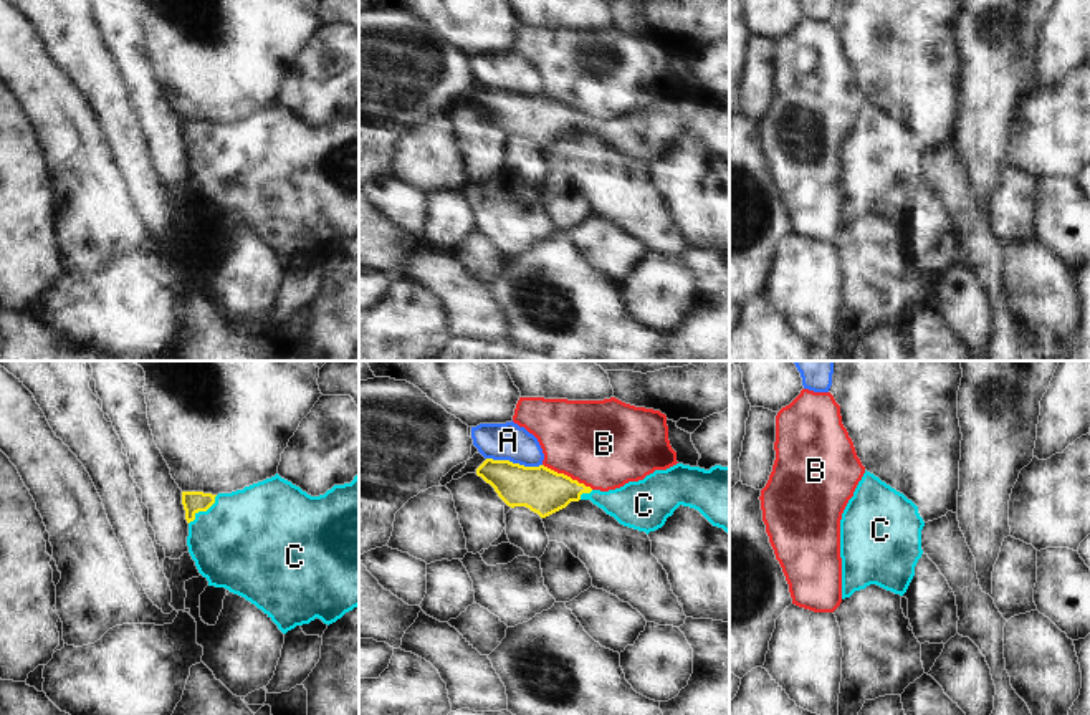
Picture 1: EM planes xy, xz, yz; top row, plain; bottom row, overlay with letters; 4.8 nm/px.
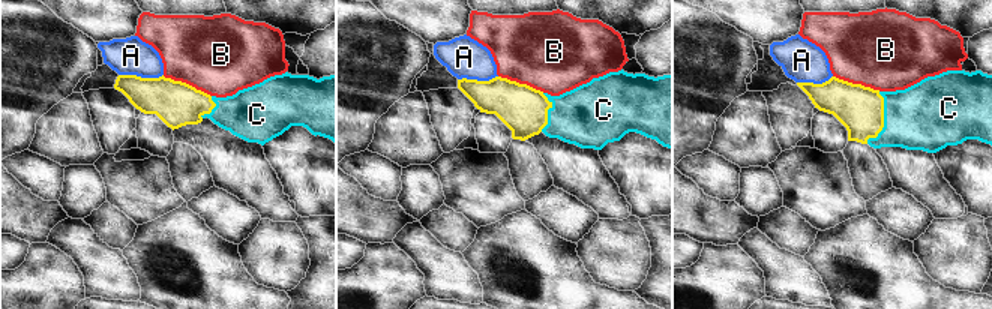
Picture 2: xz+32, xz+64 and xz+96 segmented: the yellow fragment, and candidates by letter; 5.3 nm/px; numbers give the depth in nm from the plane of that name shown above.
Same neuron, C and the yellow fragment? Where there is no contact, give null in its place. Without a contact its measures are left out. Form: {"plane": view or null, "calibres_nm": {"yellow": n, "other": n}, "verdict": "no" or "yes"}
{"plane": "xy", "calibres_nm": {"yellow": 110, "other": 480}, "verdict": "yes"}

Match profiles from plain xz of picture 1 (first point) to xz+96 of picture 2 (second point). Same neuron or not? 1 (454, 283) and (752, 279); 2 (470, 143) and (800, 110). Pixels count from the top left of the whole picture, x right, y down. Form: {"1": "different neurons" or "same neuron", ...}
{"1": "different neurons", "2": "same neuron"}

